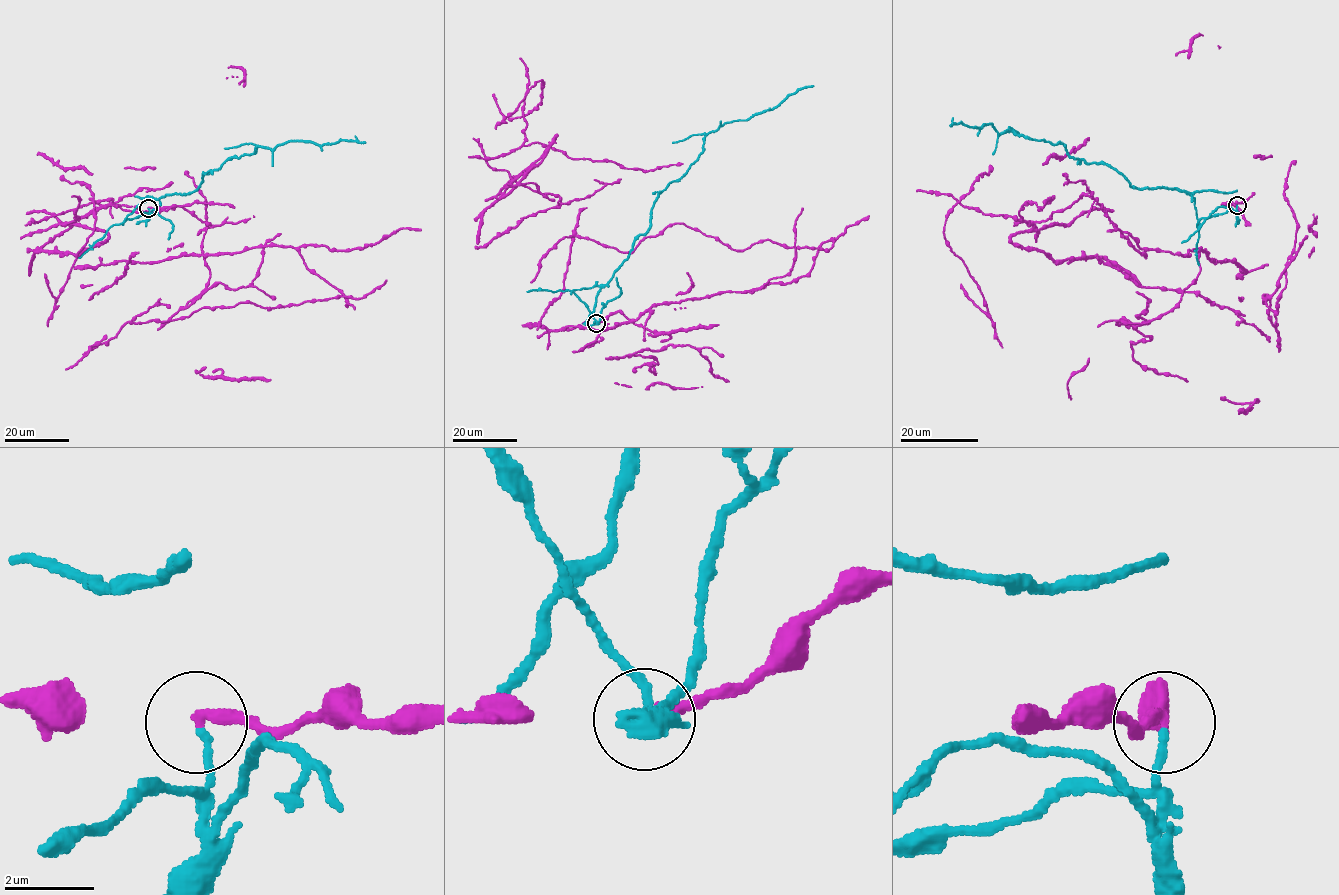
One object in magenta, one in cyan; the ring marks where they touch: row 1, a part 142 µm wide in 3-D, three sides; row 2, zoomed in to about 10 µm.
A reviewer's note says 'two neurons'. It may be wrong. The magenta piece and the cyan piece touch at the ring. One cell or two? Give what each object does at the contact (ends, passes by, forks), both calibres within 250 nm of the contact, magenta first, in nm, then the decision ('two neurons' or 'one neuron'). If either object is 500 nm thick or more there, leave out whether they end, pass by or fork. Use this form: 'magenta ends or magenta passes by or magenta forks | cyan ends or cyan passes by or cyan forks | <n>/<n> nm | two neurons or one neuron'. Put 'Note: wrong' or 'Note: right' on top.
Note: right
magenta ends | cyan ends | 240/170 nm | two neurons

